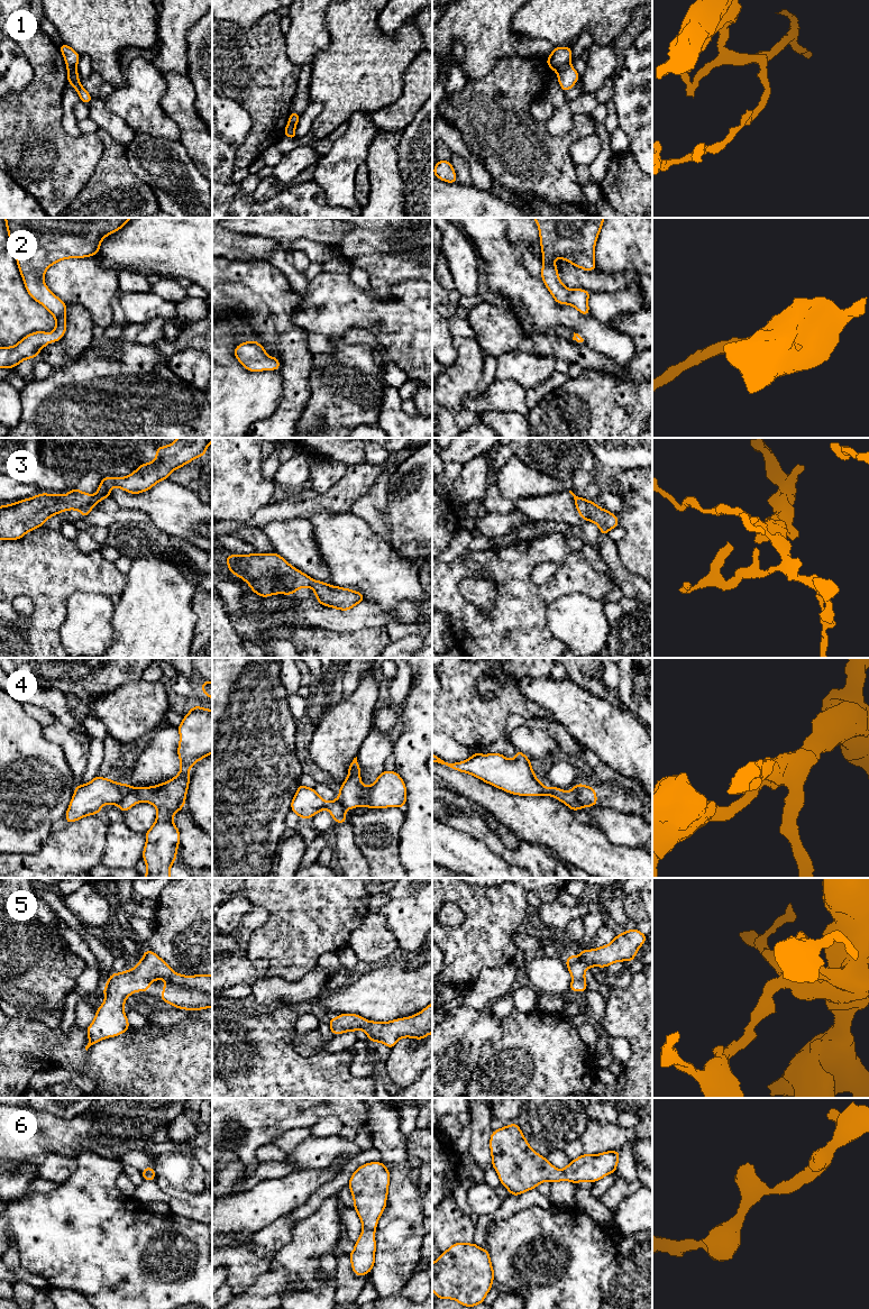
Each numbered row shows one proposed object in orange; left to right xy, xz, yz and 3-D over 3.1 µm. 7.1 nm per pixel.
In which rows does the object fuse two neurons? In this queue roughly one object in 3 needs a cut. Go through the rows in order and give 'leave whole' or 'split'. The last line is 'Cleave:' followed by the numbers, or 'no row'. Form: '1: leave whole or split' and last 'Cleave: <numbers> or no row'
1: split
2: leave whole
3: split
4: split
5: leave whole
6: leave whole
Cleave: 1, 3, 4

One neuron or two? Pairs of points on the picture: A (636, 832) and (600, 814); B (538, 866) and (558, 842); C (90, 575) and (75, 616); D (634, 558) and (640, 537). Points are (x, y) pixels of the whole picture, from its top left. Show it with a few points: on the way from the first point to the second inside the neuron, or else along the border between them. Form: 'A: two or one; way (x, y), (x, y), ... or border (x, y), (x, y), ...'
A: one; way (627, 830), (620, 829), (609, 821)
B: two; border (524, 842), (534, 842), (542, 845), (564, 863)
C: two; border (108, 597), (73, 593), (65, 611)
D: one; way (640, 552), (640, 542)

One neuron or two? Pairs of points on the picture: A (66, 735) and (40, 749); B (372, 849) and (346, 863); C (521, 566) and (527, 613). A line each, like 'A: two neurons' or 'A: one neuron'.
A: two neurons
B: two neurons
C: one neuron

